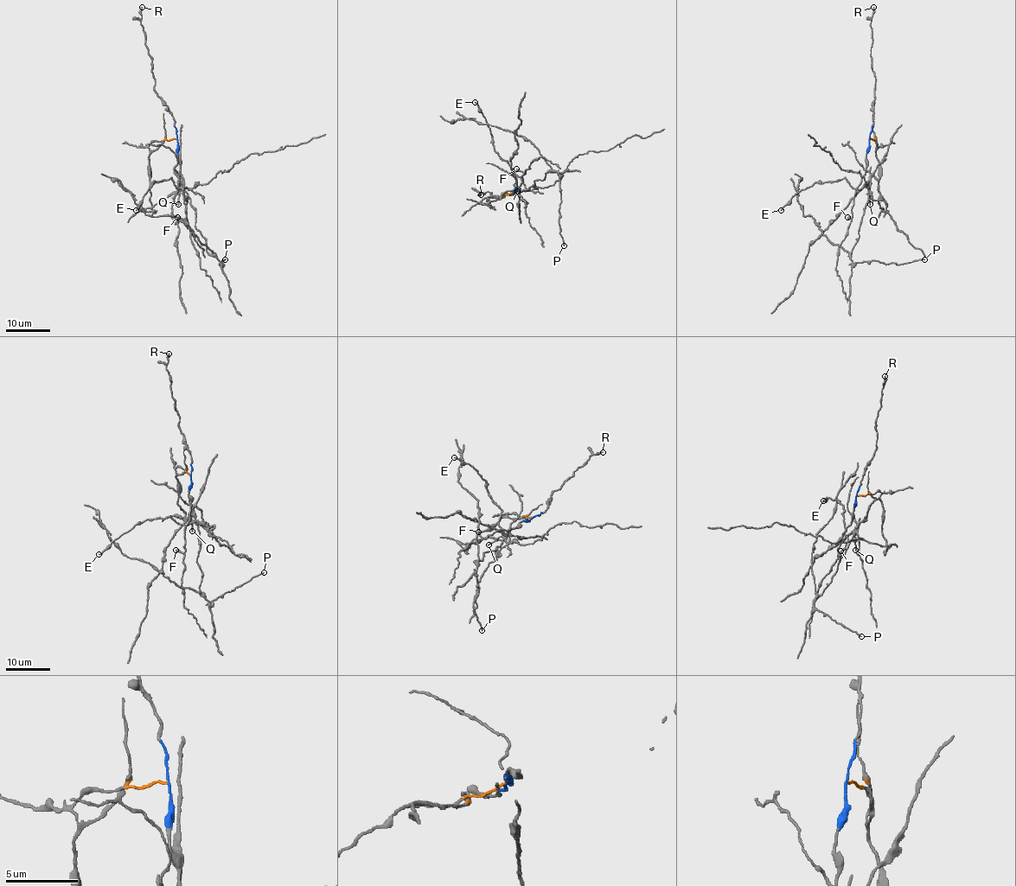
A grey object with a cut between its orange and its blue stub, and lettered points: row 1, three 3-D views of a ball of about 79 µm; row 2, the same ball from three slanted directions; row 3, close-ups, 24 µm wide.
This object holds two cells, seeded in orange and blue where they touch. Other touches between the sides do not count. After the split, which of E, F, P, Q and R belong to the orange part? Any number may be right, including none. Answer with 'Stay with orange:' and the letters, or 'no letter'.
Stay with orange: E, P, Q

